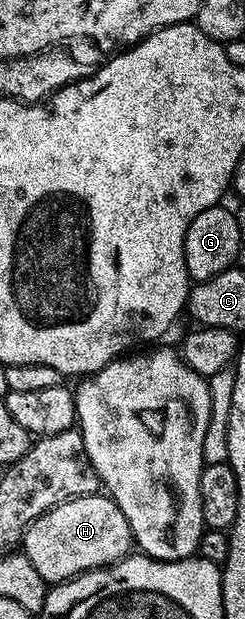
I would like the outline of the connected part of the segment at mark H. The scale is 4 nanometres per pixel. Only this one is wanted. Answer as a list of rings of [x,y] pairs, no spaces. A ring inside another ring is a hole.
[[[104,493],[85,494],[82,498],[68,498],[55,508],[43,512],[25,530],[23,539],[23,553],[35,564],[35,572],[43,576],[46,584],[60,584],[83,574],[87,570],[108,568],[121,561],[130,553],[129,546],[134,545],[133,533],[129,527],[127,516],[118,508],[113,499]]]

